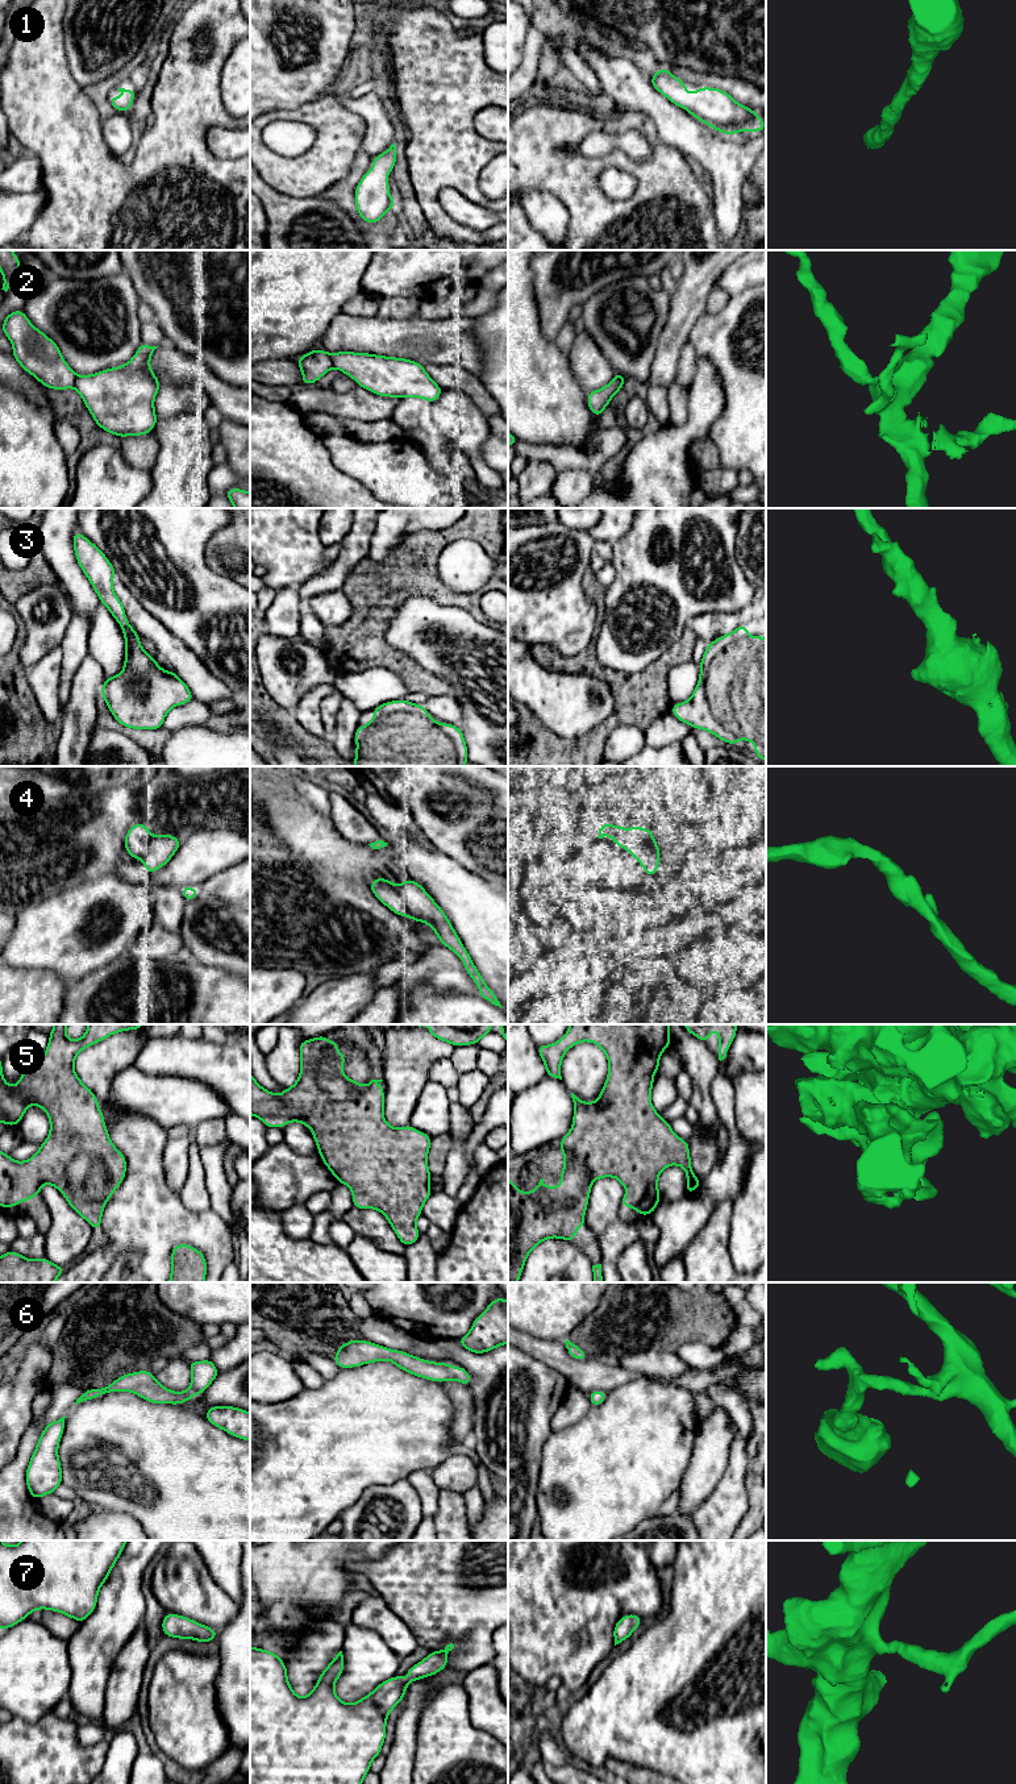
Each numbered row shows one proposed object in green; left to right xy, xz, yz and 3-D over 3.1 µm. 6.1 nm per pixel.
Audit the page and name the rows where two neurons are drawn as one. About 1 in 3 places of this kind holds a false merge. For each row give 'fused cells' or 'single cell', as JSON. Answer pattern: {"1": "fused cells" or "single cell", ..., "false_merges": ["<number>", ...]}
{"1": "single cell", "2": "fused cells", "3": "single cell", "4": "single cell", "5": "single cell", "6": "single cell", "7": "single cell", "false_merges": ["2"]}

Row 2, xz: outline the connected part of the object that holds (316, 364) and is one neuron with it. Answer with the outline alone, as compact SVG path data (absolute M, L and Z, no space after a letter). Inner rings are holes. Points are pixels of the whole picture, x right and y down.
M325 350L312 352L296 358L299 369L303 371L303 384L313 384L334 367L332 357Z

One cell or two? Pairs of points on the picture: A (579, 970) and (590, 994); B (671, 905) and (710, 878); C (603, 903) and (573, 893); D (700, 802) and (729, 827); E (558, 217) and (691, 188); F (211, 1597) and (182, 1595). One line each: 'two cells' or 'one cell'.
A: two cells
B: one cell
C: one cell
D: two cells
E: two cells
F: one cell

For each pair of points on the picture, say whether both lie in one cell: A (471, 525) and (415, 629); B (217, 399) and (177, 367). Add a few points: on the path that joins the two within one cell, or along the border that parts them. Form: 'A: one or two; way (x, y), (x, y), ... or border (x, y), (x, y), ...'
A: two; border (400, 604), (427, 597), (461, 608)
B: one; way (213, 387), (199, 373), (188, 369)

